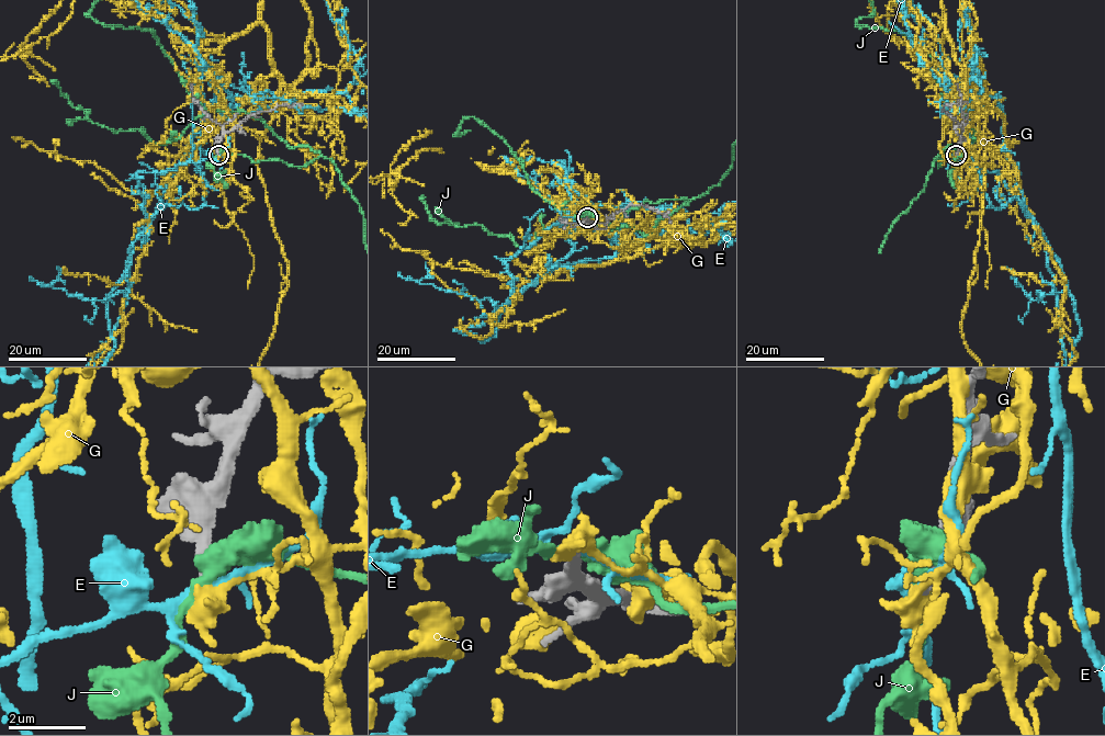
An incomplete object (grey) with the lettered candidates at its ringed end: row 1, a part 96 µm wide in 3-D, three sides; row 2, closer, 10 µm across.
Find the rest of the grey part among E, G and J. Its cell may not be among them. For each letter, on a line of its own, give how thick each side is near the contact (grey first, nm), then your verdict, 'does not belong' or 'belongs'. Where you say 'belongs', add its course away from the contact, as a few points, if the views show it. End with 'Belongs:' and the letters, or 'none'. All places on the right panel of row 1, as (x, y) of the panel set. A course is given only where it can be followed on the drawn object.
E: calibres 280 and 170 nm; does not belong
G: calibres 260 and 400 nm; does not belong
J: calibres 340 and 440 nm; does not belong
Belongs: none

